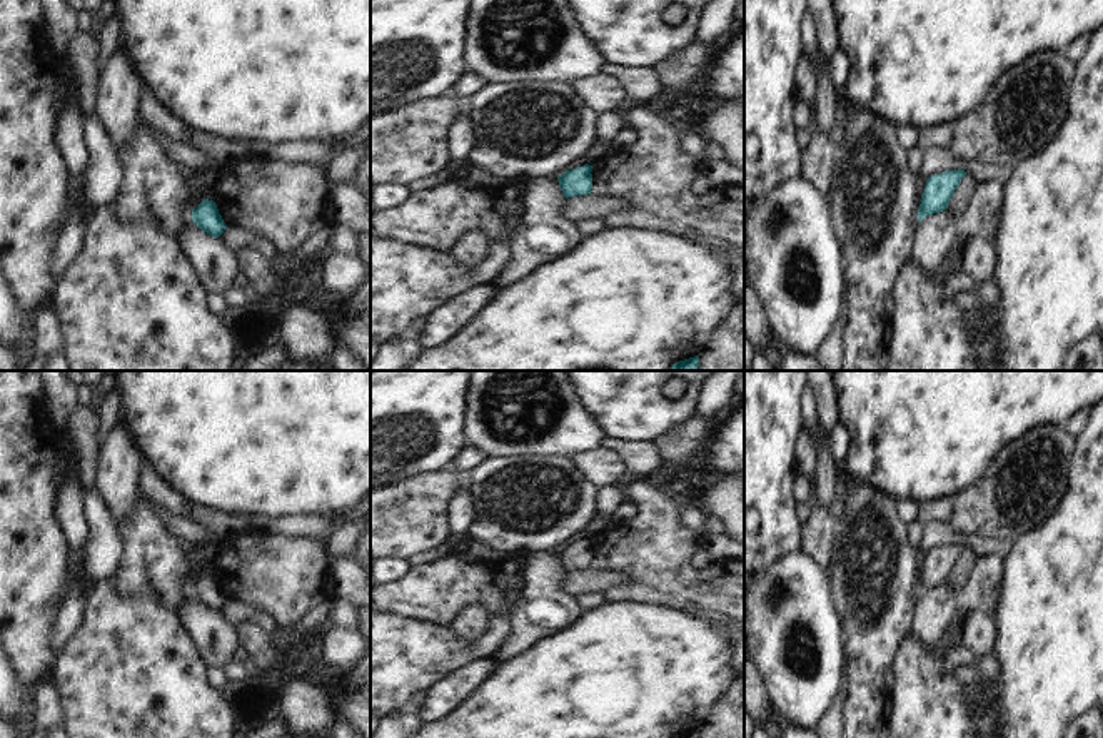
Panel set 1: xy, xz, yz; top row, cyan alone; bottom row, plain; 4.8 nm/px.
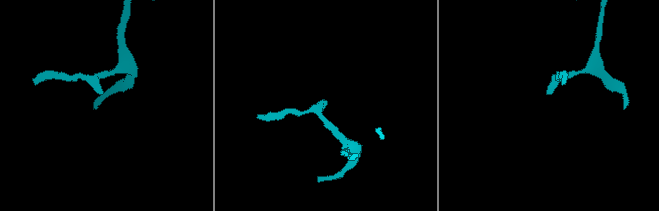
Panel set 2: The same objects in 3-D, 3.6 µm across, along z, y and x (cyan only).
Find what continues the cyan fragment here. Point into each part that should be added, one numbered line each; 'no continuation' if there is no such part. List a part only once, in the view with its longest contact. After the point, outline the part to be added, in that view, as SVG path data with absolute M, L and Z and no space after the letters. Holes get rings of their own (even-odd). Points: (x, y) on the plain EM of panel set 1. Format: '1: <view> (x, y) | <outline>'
no continuation

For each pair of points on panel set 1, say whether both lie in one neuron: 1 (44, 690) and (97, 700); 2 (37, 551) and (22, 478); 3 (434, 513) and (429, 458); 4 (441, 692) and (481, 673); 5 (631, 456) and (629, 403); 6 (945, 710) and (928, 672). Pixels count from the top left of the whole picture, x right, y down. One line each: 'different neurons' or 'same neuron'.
1: different neurons
2: same neuron
3: different neurons
4: same neuron
5: different neurons
6: same neuron

